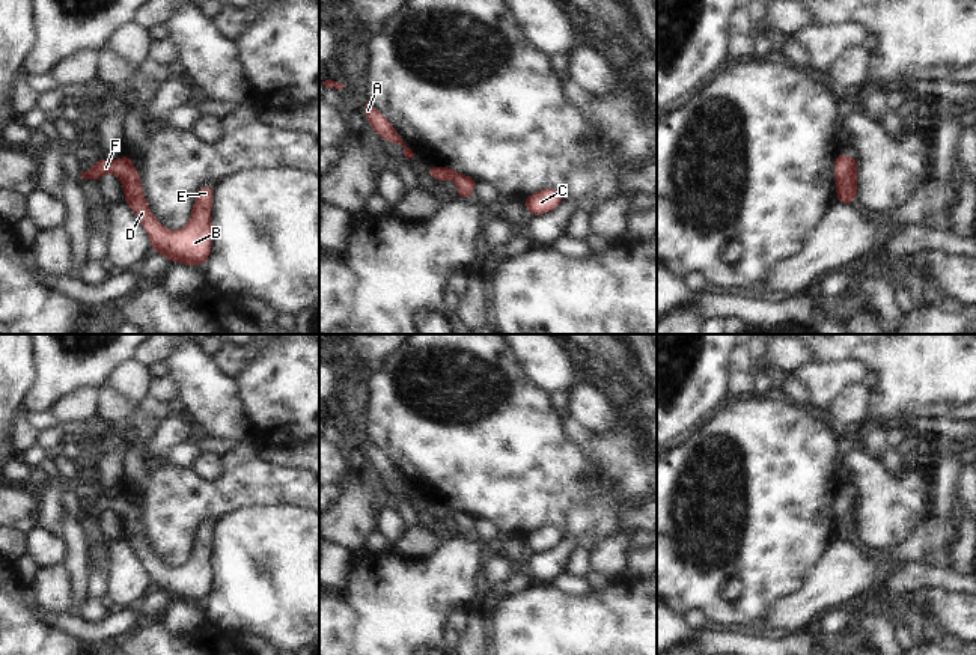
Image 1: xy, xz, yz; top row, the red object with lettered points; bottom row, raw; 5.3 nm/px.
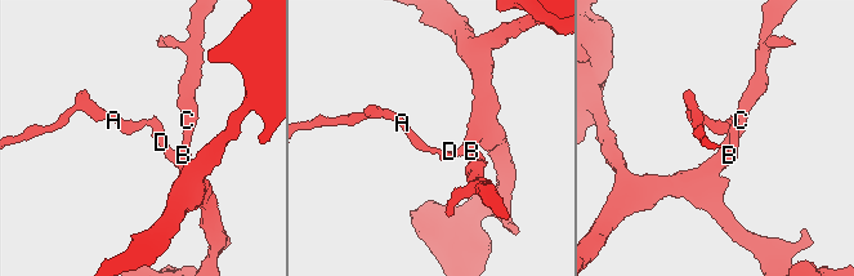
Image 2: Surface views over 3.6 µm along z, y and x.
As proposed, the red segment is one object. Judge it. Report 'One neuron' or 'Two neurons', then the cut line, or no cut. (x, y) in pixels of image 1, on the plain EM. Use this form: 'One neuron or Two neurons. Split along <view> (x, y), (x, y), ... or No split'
One neuron. No split

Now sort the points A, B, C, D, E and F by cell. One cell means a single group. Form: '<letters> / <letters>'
A B C D E F

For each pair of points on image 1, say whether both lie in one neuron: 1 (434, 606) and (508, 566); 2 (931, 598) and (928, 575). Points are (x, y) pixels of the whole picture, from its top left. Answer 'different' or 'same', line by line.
1: different
2: different

